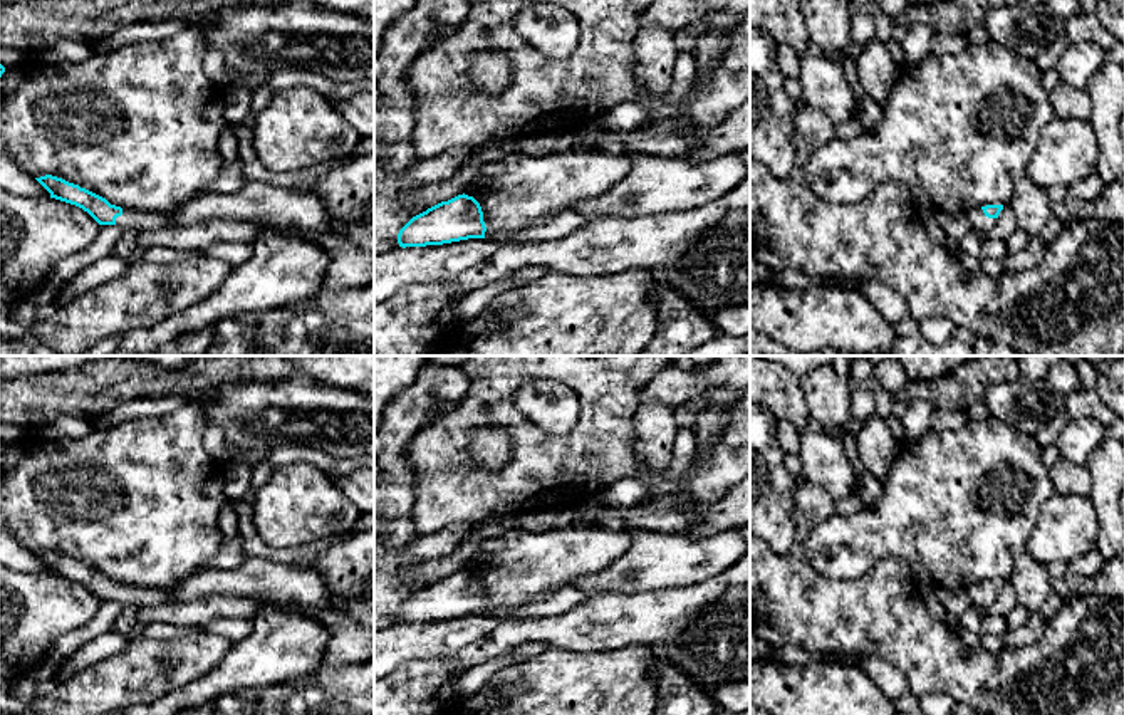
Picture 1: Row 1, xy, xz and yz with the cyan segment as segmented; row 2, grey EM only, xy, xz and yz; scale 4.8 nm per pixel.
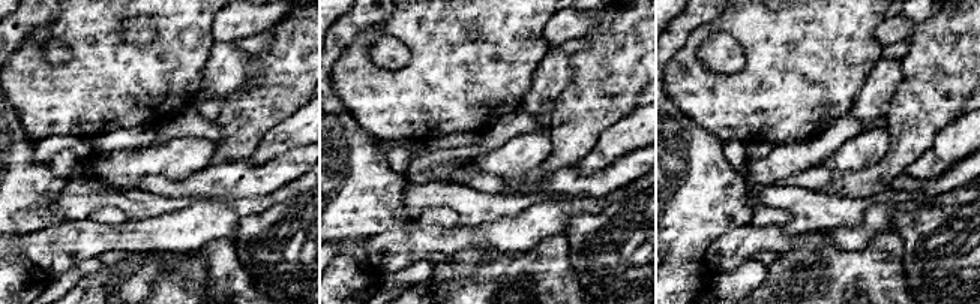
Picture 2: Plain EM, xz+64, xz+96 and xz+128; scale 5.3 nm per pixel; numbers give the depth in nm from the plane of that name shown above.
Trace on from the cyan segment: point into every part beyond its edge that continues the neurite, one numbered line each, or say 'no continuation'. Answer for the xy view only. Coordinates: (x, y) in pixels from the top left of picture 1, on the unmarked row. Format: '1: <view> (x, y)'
1: xy (130, 596)

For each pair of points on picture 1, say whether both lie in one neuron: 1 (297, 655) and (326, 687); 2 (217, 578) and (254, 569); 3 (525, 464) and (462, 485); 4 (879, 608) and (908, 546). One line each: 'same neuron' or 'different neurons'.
1: different neurons
2: same neuron
3: same neuron
4: different neurons

